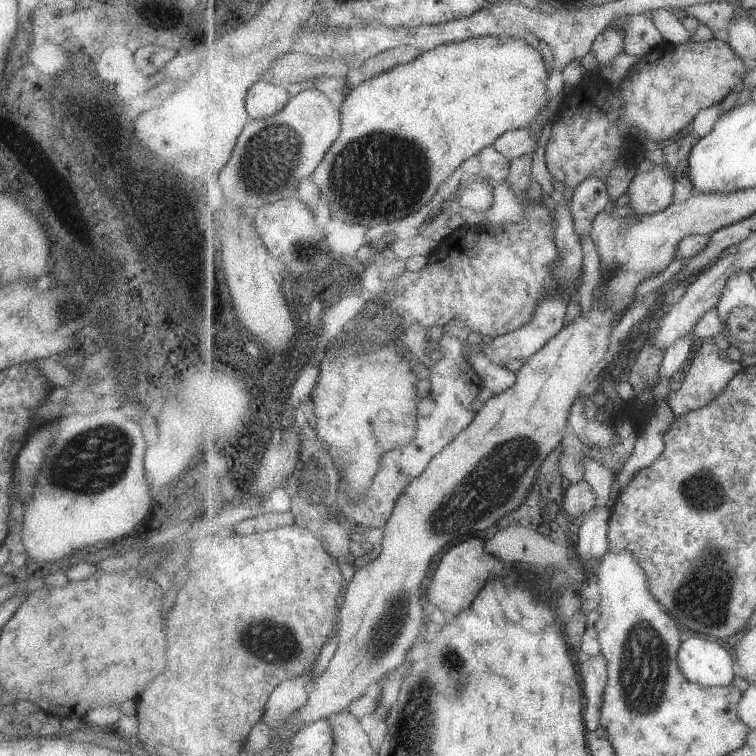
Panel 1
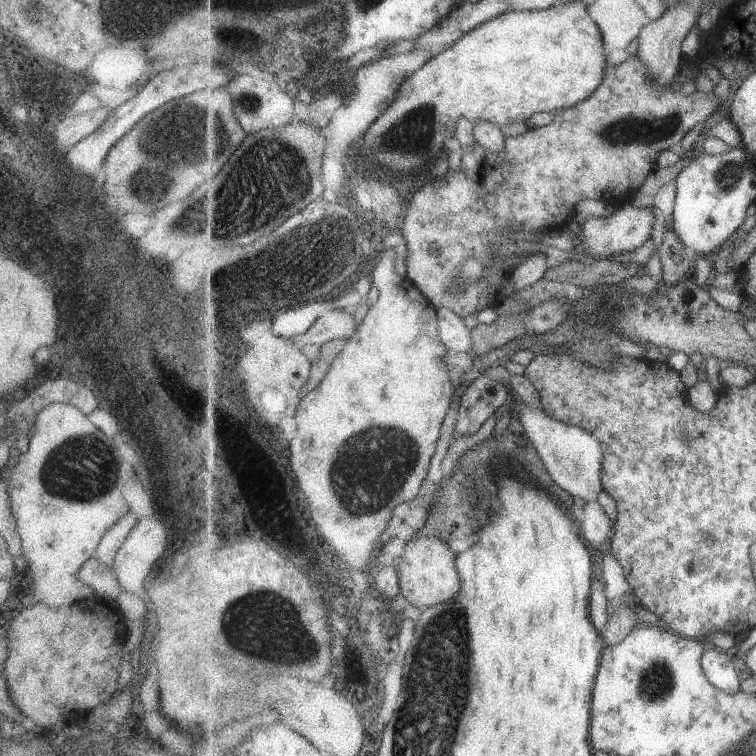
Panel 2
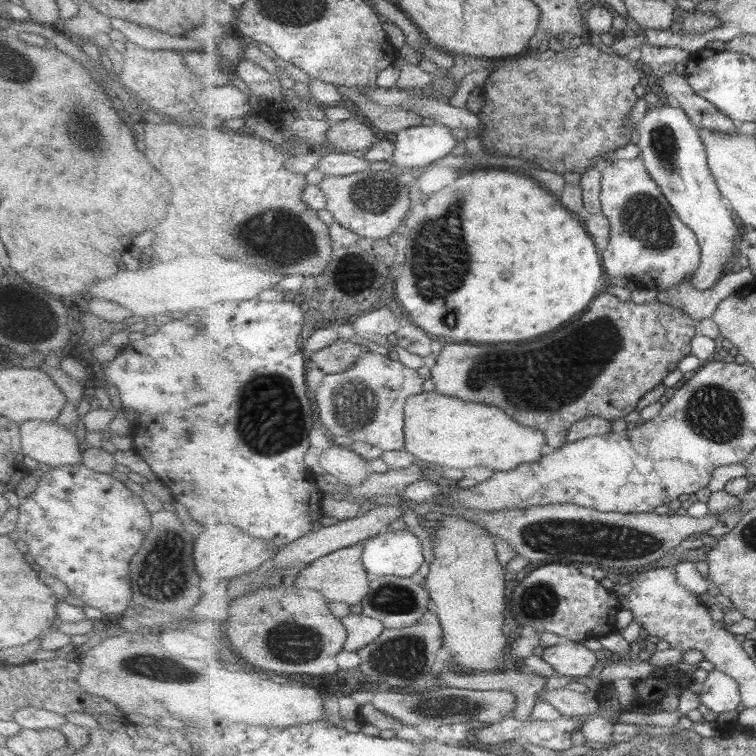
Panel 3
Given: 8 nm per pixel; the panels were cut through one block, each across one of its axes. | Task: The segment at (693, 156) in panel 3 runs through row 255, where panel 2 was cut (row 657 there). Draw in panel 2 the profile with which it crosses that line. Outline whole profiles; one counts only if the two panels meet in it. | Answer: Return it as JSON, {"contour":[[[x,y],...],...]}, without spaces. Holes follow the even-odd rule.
{"contour":[[[709,646],[702,656],[702,666],[708,678],[723,692],[737,694],[741,689],[741,678],[731,653]]]}

